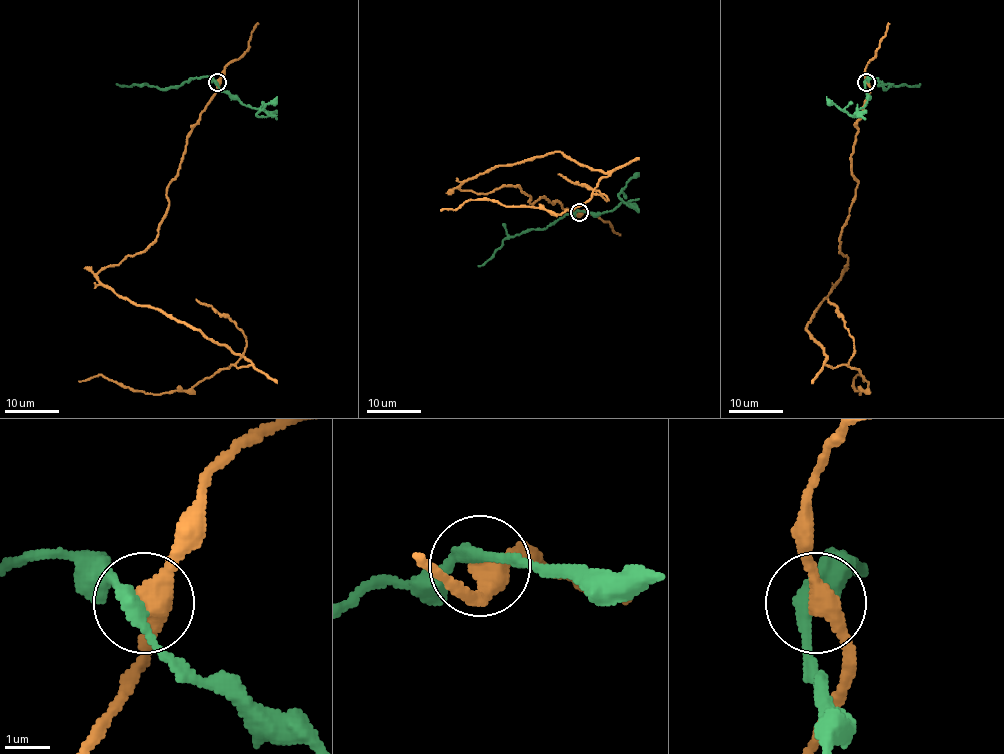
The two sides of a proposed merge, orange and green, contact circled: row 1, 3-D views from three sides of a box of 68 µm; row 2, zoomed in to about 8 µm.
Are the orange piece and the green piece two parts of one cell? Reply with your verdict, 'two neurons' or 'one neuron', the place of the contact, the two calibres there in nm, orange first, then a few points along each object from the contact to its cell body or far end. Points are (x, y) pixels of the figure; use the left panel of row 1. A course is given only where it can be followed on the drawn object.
two neurons; place (217, 82); calibres 420 and 280 nm; course orange (218, 82), (167, 188), (156, 240), (97, 279), (252, 363), (171, 392), (145, 393), (100, 374), (78, 381); course green (218, 82), (201, 76), (179, 86), (160, 88), (116, 83)

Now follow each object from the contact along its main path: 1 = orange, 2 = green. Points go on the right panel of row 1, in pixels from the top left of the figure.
1: (866, 82), (840, 240), (847, 265), (806, 326), (825, 363), (855, 367), (861, 393), (854, 378), (865, 381)
2: (865, 82), (869, 76), (885, 88), (920, 83)

